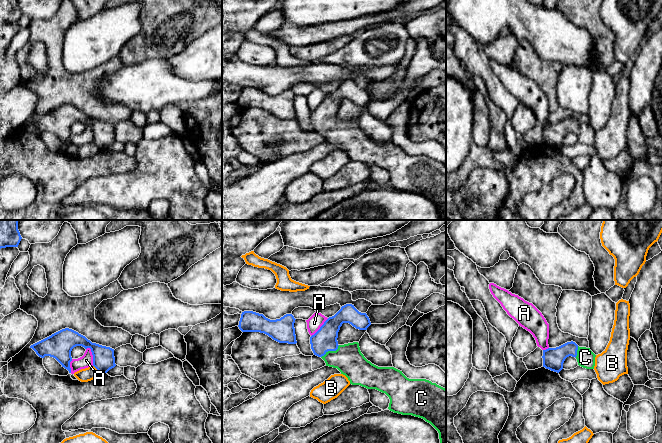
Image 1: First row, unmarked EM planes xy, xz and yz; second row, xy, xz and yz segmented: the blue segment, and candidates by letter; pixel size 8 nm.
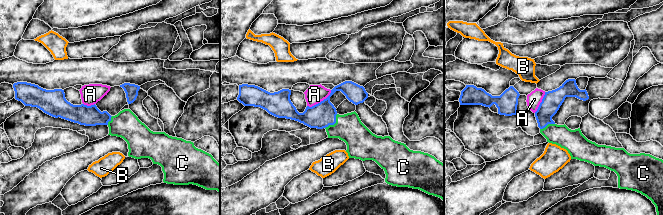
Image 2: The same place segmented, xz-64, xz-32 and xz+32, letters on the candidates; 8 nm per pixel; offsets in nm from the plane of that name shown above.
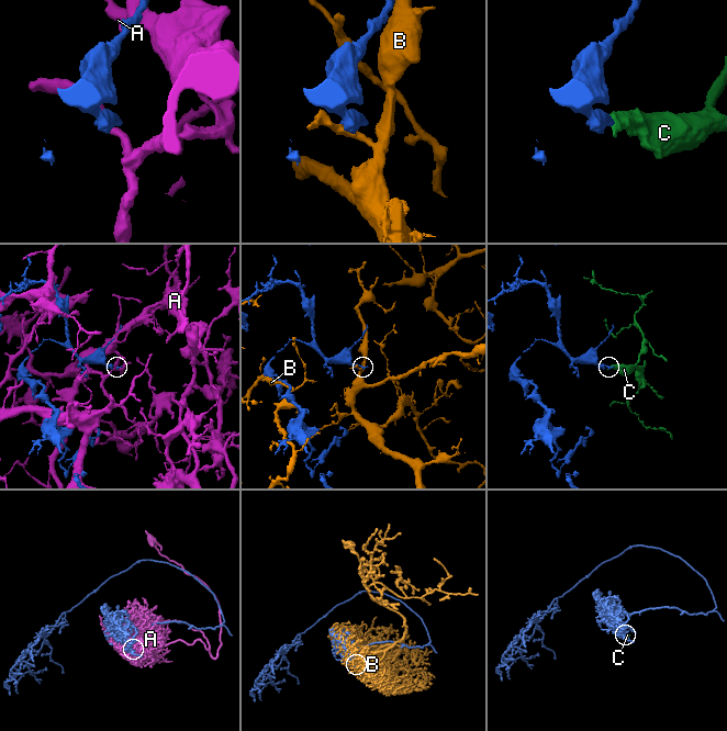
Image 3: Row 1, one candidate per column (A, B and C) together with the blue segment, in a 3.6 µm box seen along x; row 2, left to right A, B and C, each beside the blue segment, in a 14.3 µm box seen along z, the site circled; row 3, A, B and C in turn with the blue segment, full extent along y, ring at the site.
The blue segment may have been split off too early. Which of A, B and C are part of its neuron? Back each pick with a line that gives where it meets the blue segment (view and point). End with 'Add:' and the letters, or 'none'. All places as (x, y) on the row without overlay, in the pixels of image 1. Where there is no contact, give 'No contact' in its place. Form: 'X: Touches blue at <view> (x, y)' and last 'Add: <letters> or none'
C: Touches blue at xz (330, 126)
Add: C

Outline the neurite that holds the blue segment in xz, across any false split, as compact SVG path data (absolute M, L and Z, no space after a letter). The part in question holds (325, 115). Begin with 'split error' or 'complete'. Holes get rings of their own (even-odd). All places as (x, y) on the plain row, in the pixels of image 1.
split error; M354 81L342 82L310 113L314 131L321 133L326 142L337 144L348 154L350 160L385 169L390 175L388 183L390 187L419 193L430 199L439 209L440 220L446 220L446 165L426 155L409 155L394 143L378 143L372 140L361 129L358 118L339 121L338 108L343 99L349 99L359 106L367 106L371 101L367 90L359 88Z

